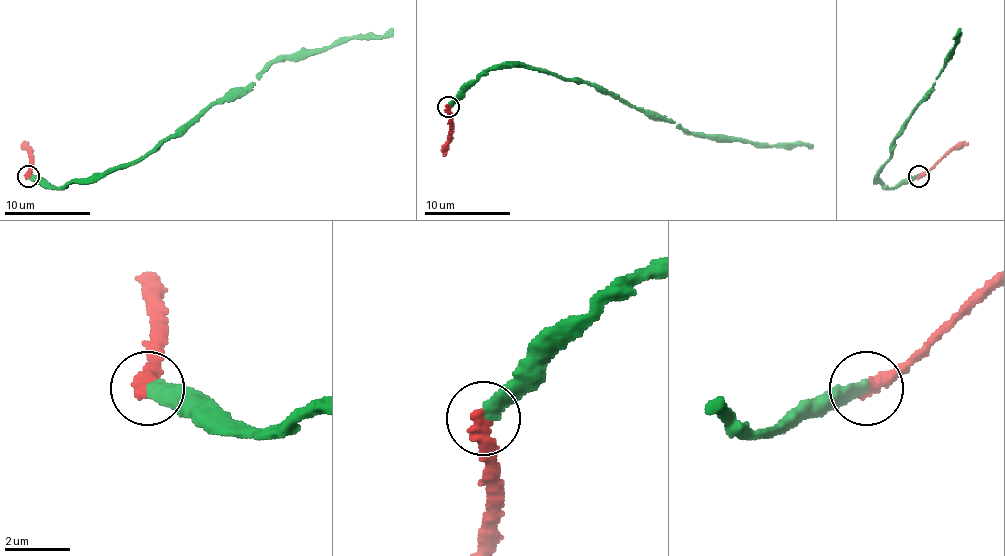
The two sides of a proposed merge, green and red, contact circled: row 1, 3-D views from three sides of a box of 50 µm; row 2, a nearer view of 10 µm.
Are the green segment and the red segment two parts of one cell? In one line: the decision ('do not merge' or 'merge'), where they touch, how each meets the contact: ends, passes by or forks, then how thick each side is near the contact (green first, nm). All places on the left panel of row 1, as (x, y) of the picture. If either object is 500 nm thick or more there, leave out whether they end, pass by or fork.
merge | (28, 176) | green ends | red ends | 420/480 nm

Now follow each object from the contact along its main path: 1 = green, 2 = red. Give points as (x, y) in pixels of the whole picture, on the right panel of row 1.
1: (919, 176), (887, 186), (878, 174), (889, 161), (891, 143), (947, 62), (960, 27)
2: (919, 176), (925, 176), (947, 154), (968, 141)

